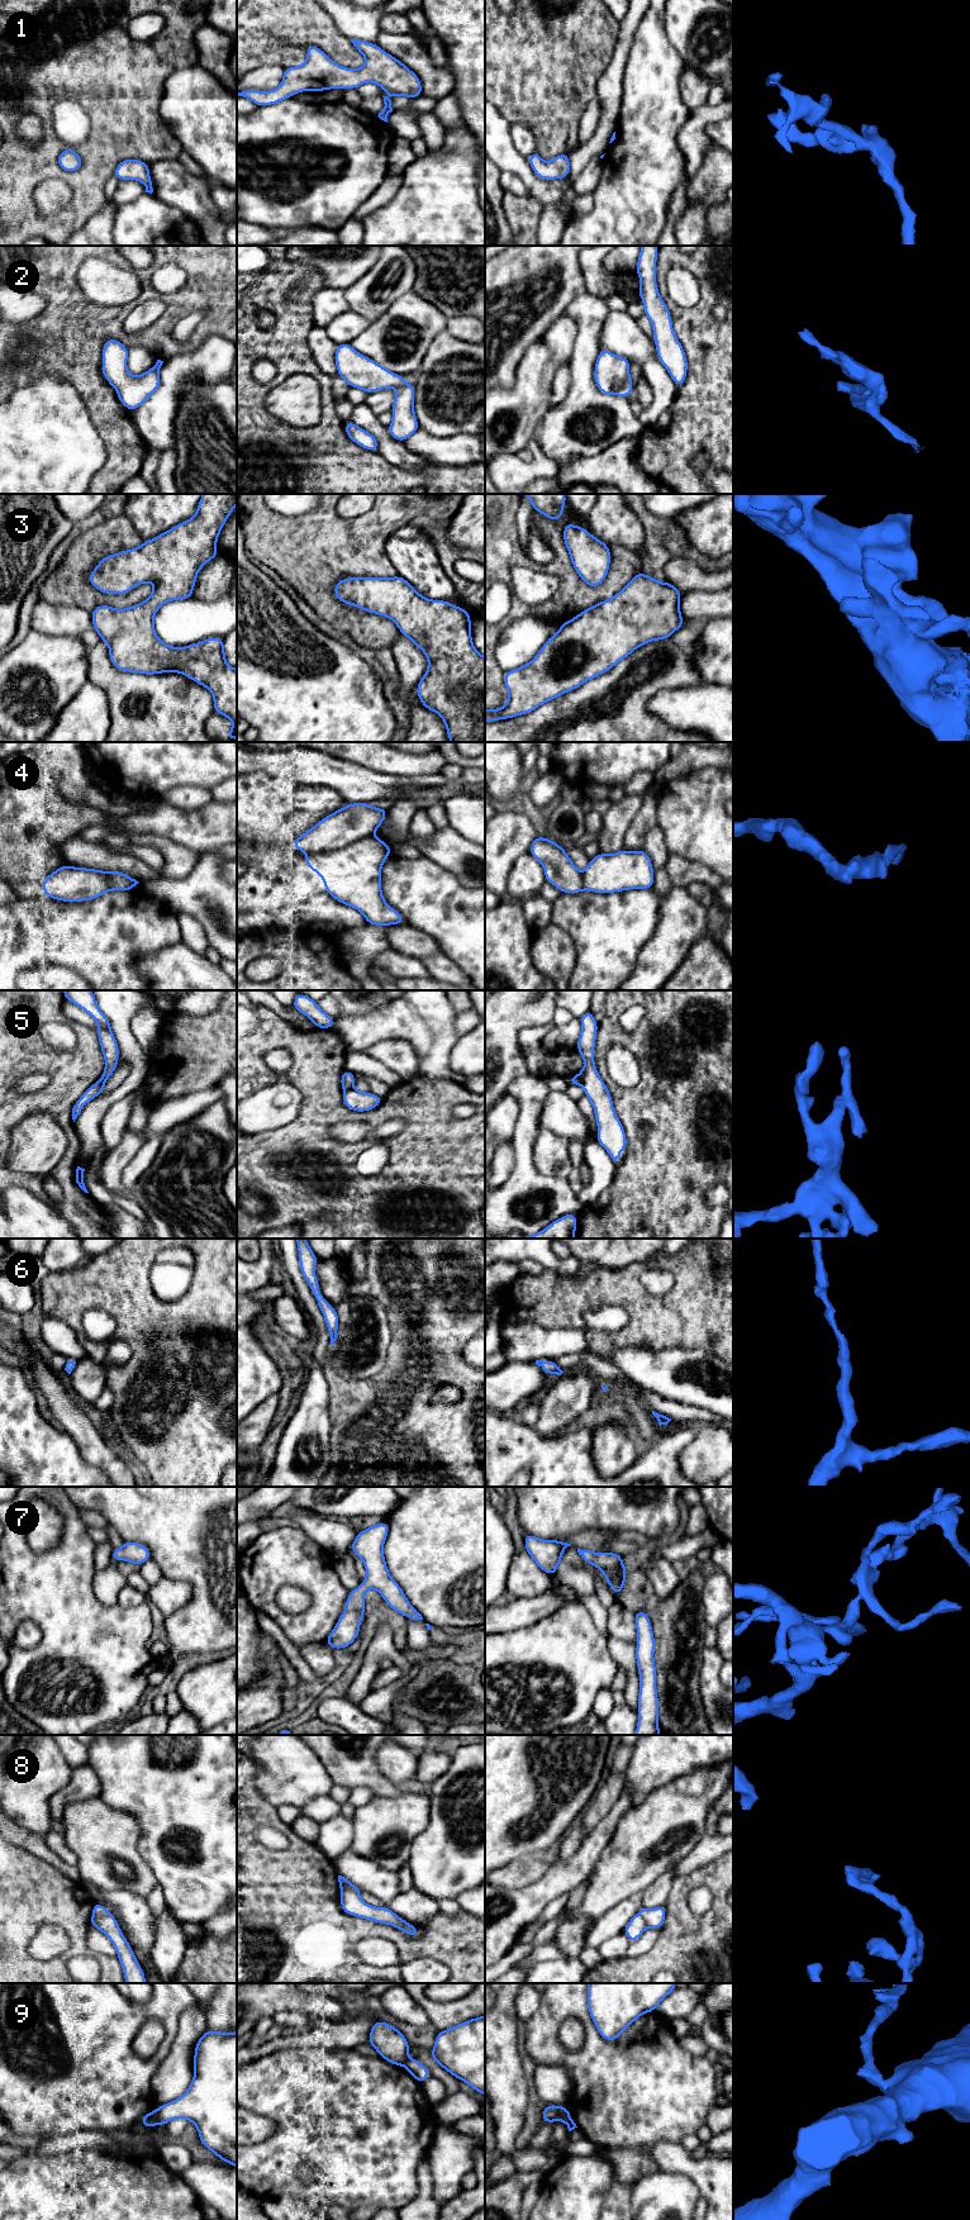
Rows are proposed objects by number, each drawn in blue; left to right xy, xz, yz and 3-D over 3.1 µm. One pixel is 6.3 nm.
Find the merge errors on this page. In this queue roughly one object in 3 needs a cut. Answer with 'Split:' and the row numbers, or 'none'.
Split: 5, 8, 9

